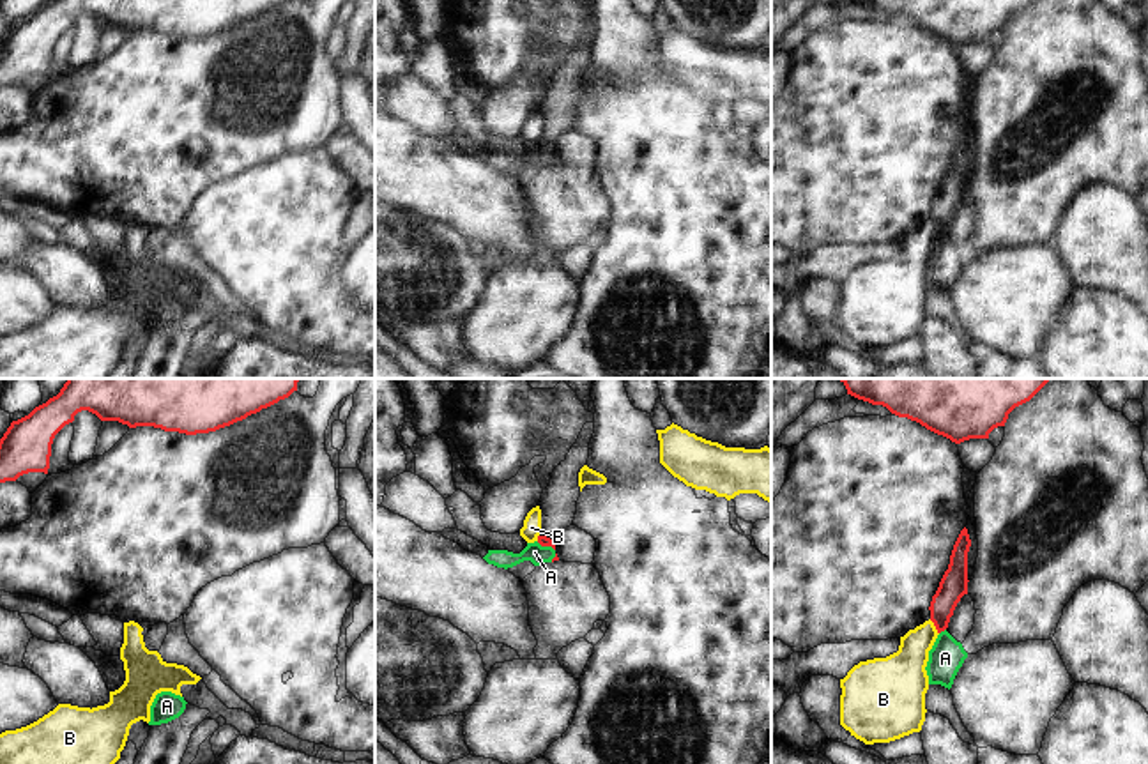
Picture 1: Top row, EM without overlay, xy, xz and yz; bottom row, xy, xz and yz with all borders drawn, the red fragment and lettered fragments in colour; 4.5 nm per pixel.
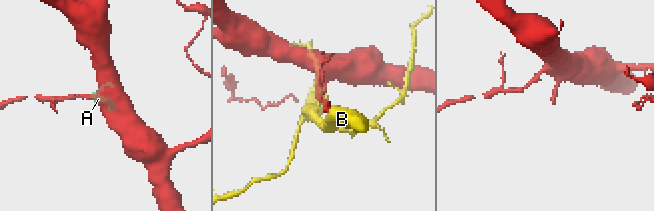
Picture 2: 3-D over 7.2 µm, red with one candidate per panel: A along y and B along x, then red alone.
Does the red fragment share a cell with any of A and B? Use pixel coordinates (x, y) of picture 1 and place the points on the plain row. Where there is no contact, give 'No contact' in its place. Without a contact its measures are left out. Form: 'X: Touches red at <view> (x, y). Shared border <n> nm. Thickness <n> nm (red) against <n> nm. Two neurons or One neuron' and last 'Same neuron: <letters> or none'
A: Touches red at yz (941, 234). Shared border 40 nm. Thickness 130 nm (red) against 160 nm. One neuron
B: Touches red at yz (934, 229). Shared border 80 nm. Thickness 130 nm (red) against 190 nm. Two neurons
Same neuron: A

